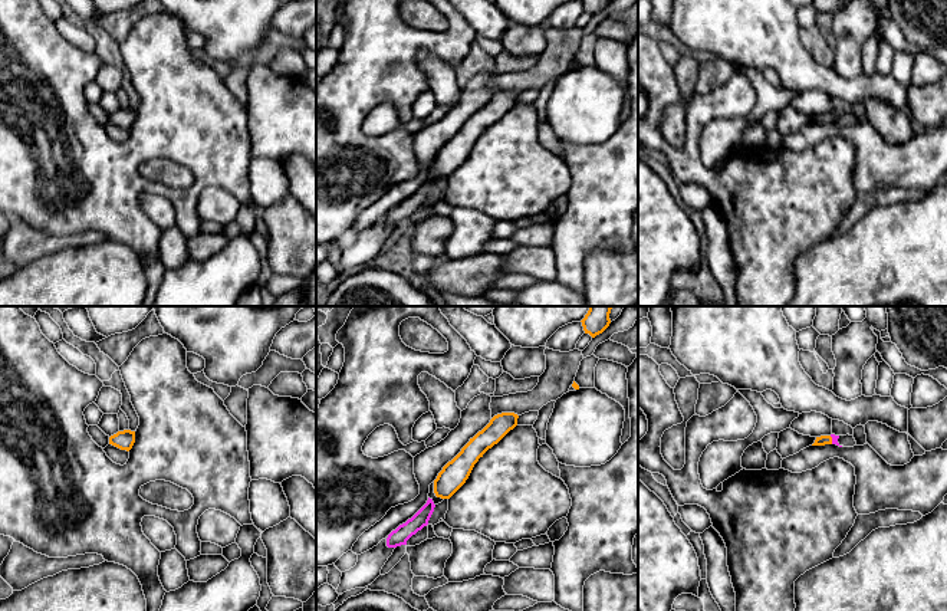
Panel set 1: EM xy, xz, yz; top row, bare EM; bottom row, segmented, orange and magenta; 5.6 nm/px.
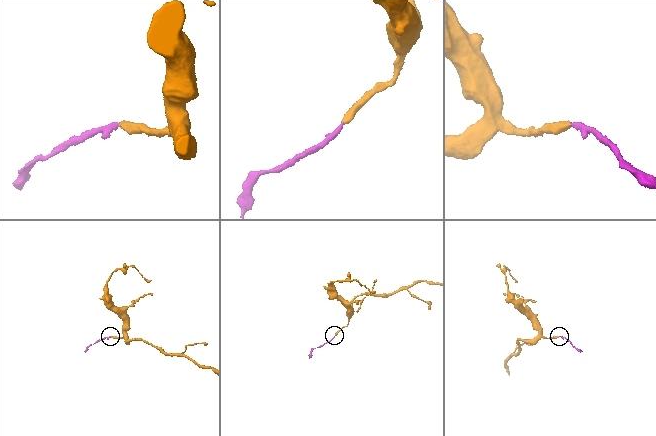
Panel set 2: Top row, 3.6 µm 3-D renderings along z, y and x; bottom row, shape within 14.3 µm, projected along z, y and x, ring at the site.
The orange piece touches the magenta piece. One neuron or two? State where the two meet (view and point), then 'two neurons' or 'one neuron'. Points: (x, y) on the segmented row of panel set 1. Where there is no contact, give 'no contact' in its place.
yz (831, 440) | one neuron

